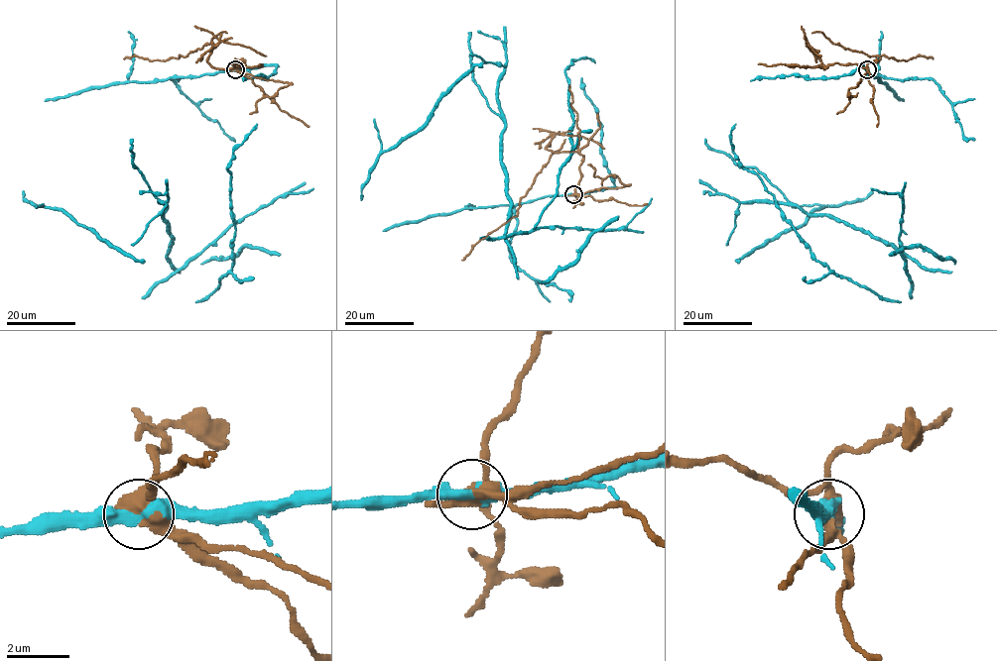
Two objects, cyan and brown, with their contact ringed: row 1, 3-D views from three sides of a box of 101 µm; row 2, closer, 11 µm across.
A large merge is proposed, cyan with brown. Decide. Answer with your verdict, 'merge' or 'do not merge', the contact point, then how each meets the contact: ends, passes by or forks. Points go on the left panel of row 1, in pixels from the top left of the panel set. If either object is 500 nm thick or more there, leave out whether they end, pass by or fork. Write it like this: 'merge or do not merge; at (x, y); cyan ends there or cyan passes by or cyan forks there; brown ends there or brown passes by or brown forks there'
do not merge; at (235, 69); cyan passes by; brown forks there

